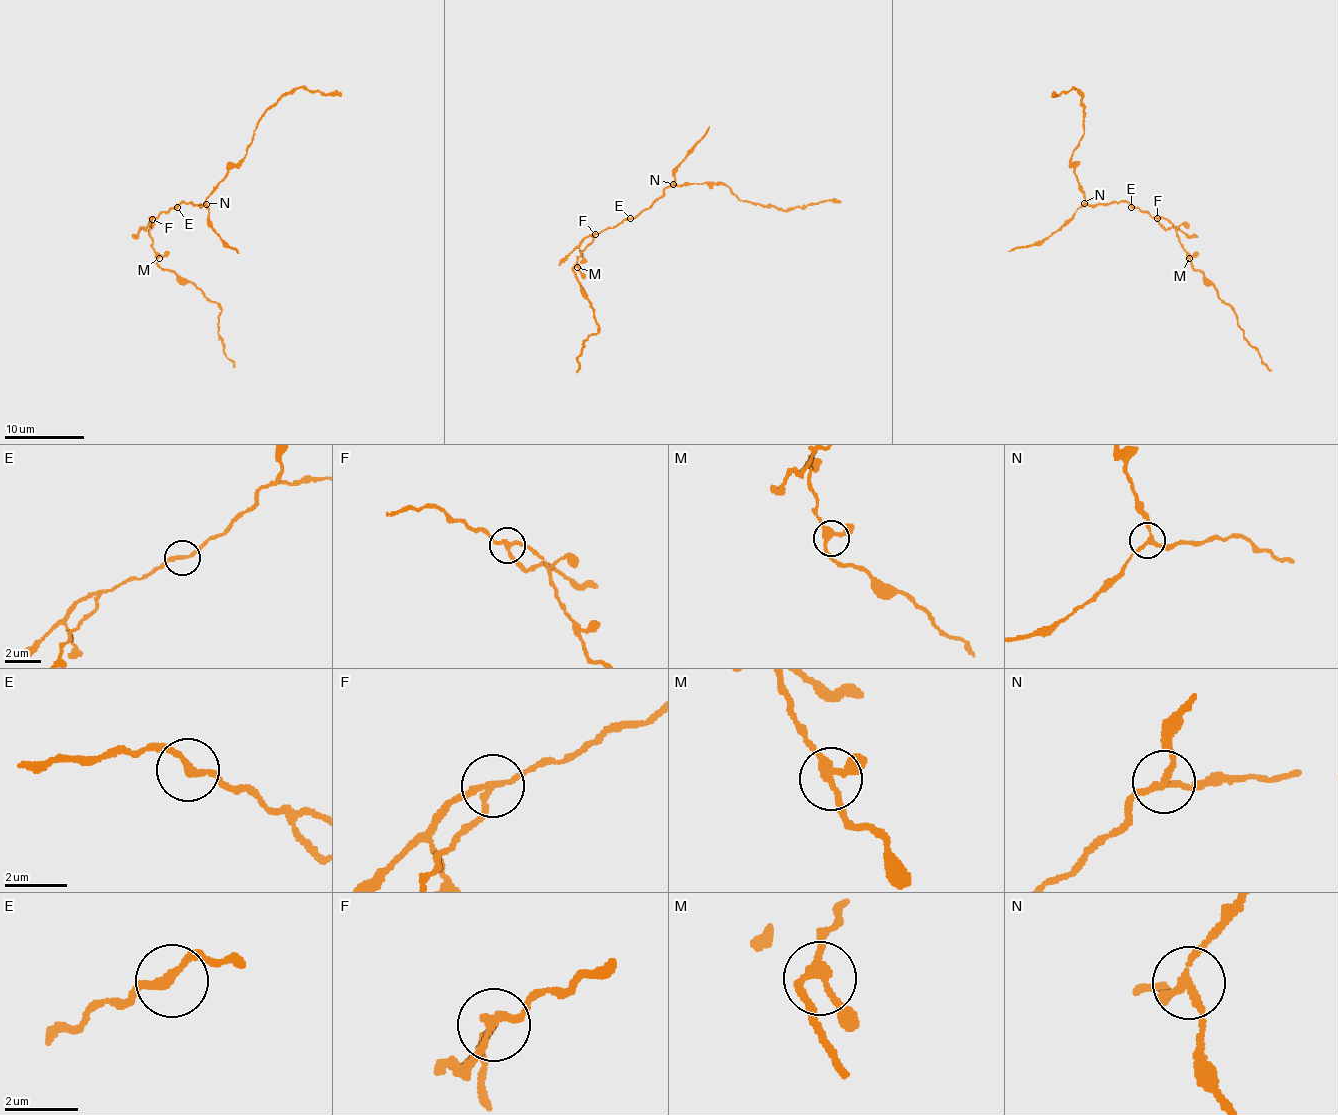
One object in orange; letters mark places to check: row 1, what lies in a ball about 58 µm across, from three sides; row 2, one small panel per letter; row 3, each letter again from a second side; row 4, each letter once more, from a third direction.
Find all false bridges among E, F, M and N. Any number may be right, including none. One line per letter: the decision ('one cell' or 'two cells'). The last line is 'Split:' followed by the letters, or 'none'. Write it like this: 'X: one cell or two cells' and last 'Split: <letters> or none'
E: one cell
F: two cells
M: one cell
N: two cells
Split: F, N

